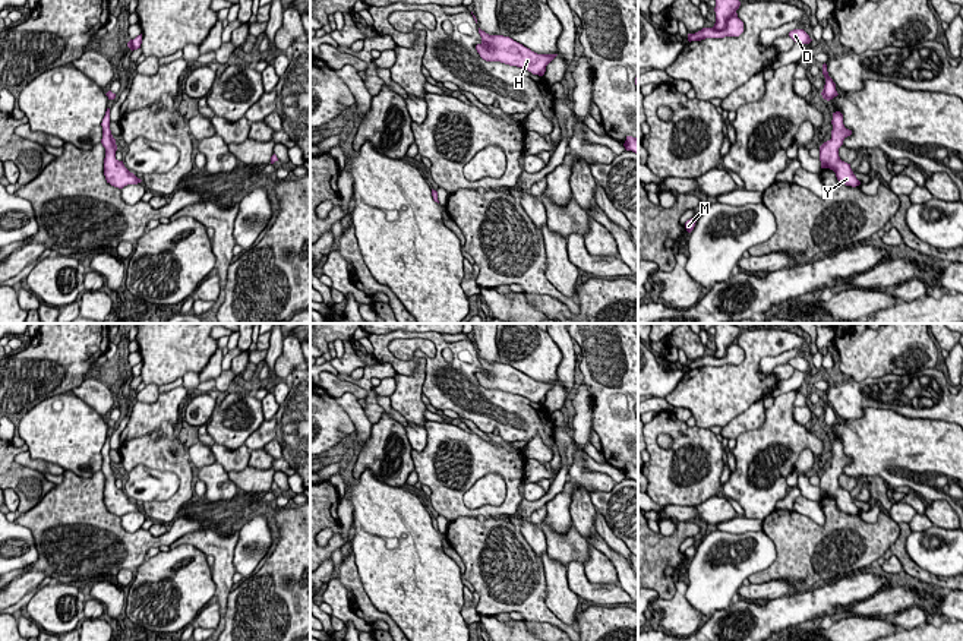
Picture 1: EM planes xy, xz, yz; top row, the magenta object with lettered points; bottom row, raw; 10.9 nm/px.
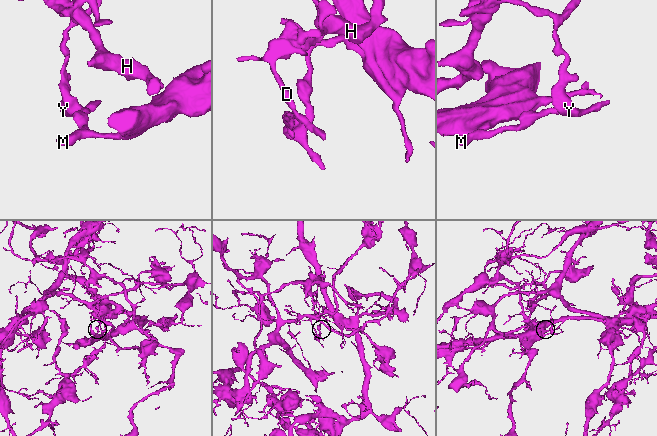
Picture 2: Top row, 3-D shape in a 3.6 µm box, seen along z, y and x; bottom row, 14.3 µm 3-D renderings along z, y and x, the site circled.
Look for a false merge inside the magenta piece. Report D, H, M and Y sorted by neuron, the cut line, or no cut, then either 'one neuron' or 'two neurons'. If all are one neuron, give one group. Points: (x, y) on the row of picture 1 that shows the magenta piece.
groups D H / M Y; cut xz (433, 190), (435, 198); two neurons

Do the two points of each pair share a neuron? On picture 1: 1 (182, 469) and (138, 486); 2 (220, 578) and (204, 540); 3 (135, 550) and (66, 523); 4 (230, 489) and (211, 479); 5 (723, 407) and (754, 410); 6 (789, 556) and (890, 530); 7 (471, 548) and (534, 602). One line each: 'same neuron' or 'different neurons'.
1: different neurons
2: same neuron
3: same neuron
4: same neuron
5: different neurons
6: same neuron
7: same neuron

